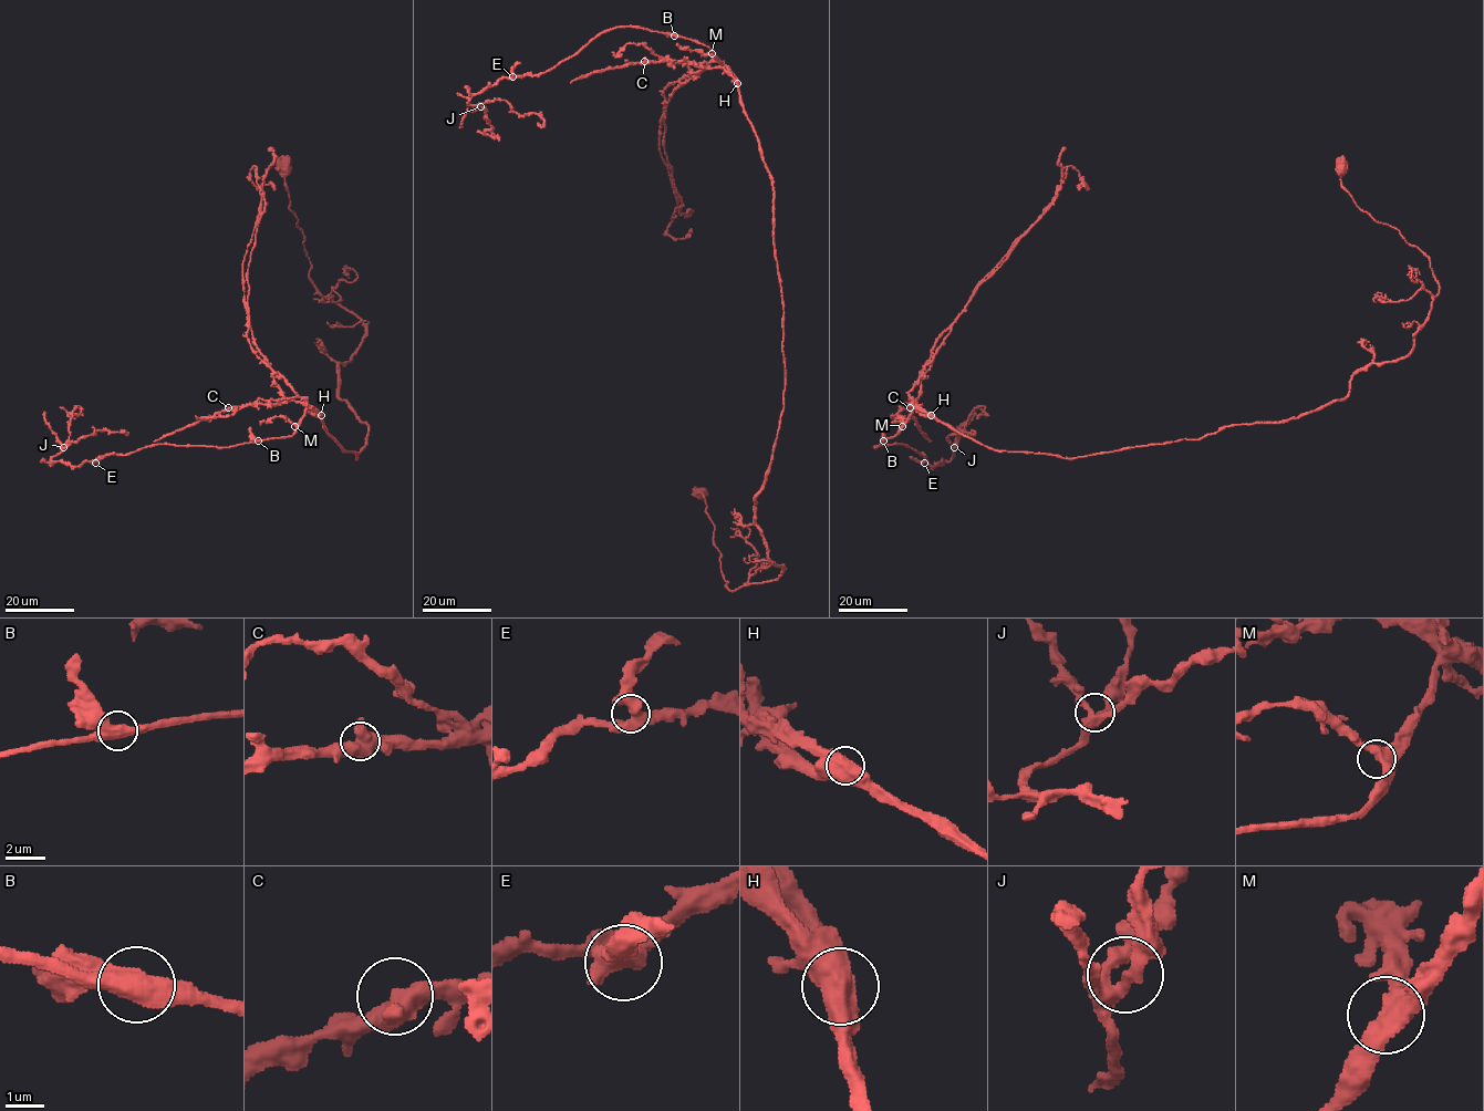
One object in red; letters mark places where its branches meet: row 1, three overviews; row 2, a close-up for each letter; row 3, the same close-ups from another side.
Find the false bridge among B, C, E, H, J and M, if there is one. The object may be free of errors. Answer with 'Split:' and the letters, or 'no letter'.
Split: H

